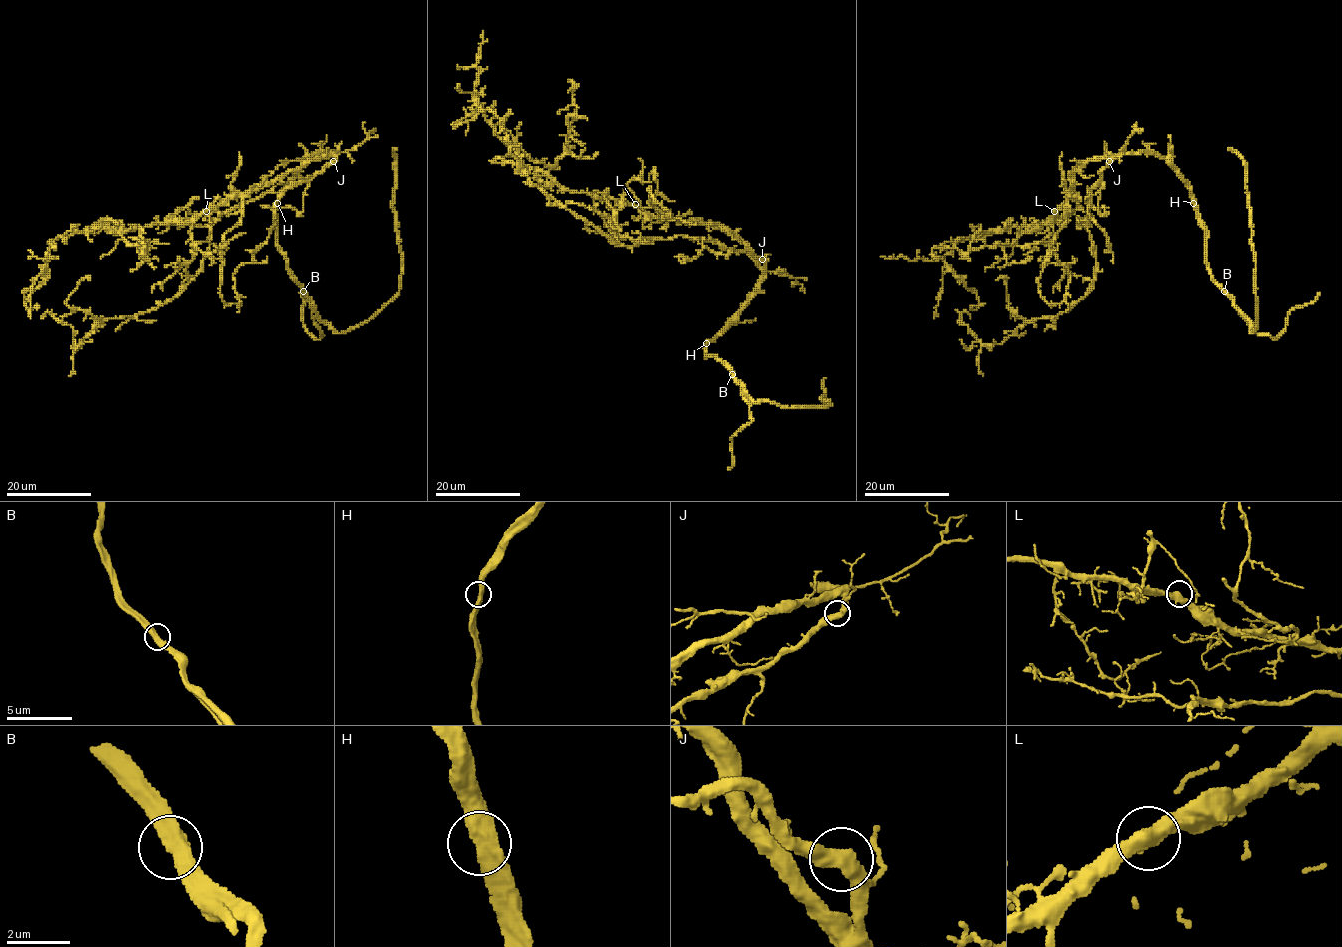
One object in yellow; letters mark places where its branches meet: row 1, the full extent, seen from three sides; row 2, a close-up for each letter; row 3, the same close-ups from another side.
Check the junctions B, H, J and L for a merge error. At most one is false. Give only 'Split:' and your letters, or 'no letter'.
Split: no letter

